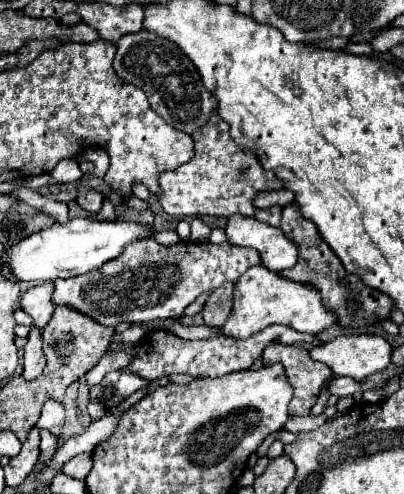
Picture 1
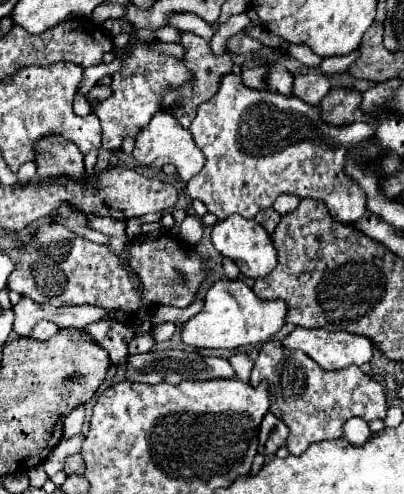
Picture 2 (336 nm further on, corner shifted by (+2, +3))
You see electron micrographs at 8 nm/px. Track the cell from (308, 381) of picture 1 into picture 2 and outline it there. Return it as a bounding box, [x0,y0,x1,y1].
[249,340,387,456]

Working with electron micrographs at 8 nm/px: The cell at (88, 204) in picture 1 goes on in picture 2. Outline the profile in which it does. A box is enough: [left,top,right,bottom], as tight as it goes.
[37,136,85,180]

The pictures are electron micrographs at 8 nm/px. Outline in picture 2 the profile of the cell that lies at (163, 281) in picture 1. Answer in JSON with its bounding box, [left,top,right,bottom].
[29,322,57,340]

